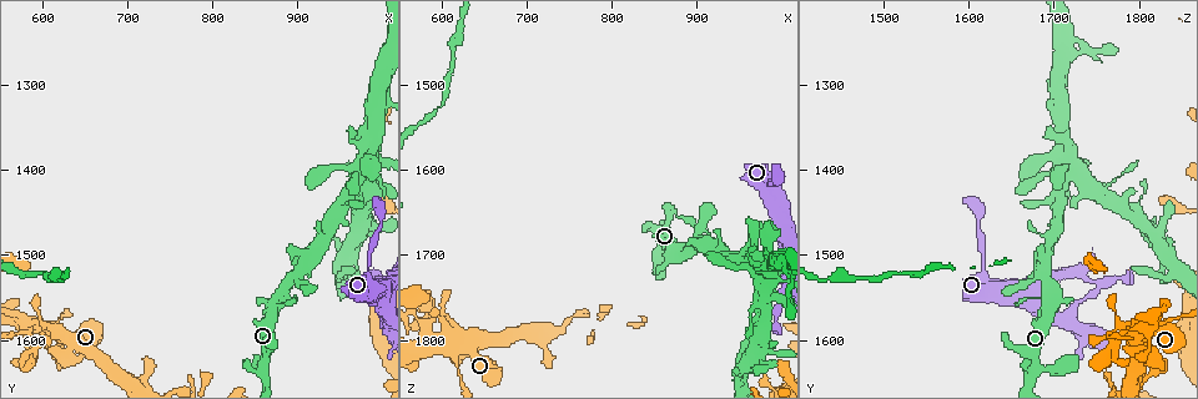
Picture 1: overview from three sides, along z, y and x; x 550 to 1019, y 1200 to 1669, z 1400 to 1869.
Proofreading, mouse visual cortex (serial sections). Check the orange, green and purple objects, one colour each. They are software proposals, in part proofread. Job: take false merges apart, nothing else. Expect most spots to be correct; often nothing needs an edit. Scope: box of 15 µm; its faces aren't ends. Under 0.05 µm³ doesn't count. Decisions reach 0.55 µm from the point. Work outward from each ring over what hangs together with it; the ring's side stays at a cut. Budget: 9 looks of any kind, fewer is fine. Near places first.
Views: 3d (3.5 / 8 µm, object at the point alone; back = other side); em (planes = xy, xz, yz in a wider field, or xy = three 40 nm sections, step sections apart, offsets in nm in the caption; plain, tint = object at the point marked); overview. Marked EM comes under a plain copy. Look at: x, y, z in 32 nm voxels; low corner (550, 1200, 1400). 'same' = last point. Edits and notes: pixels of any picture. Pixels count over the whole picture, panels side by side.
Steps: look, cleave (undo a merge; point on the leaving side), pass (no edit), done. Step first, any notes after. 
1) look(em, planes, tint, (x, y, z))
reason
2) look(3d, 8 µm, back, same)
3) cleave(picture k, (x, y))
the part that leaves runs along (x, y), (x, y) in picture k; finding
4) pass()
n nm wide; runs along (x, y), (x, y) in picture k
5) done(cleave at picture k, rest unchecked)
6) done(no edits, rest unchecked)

look(3d, 3.5 µm, back, (855, 1635, 1675))
sharp bend

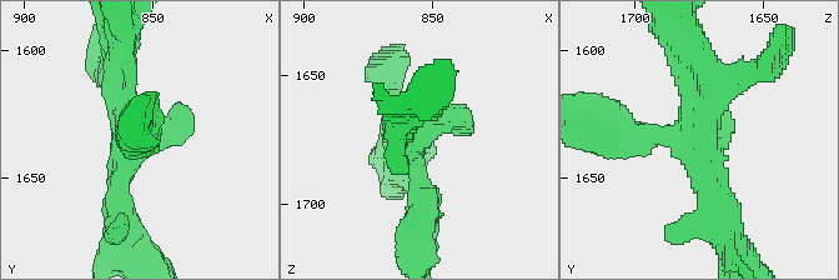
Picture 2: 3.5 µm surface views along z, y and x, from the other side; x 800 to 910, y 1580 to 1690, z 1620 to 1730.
look(em, planes, tint, (856, 1636, 1674))
shape alone is not enough

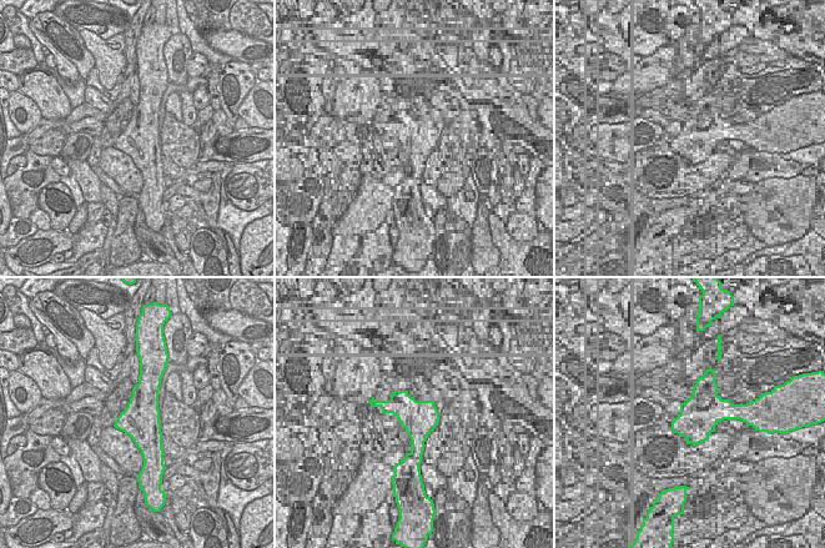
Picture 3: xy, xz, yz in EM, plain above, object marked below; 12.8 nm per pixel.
look(em, xy, step 3, tint, same)
cut it another way

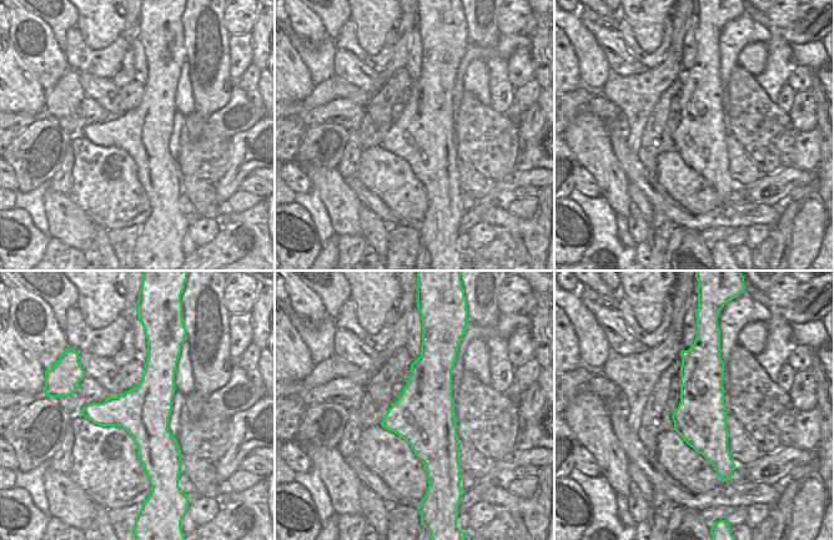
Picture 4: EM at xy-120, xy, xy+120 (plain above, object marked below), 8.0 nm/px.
pass()
runs along (120, 65), (135, 141), (170, 138), (181, 103) in picture 2; all the same cell

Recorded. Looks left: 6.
look(3d, 3.5 µm, (980, 1465, 1805))
a narrow waist

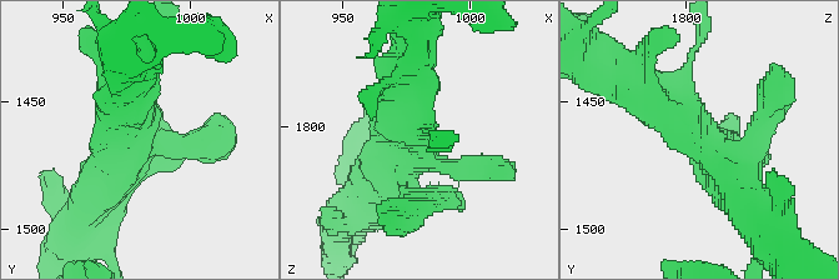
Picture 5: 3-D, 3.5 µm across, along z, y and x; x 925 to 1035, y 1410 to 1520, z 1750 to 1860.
look(em, planes, tint, (980, 1465, 1810))
need the tissue

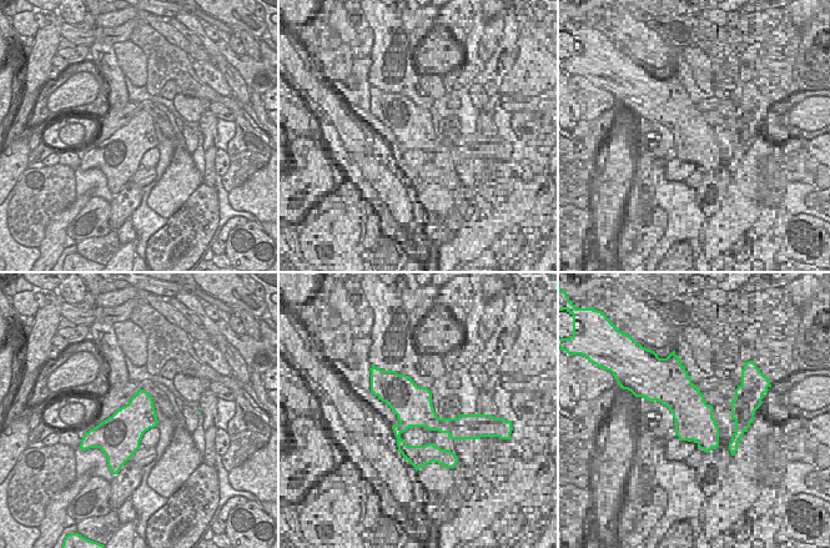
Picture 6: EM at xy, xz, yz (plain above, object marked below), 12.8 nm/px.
pass()
runs along (674, 116), (723, 165), (770, 239) in picture 5; all the same cell

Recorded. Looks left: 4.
look(3d, 3.5 µm, (980, 1505, 1615))
thin neck

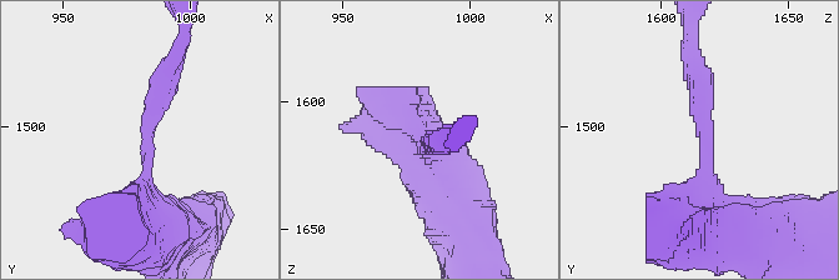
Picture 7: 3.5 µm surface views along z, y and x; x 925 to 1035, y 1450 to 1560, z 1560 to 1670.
look(em, xy, step 3, tint, (982, 1509, 1618))
need the tissue

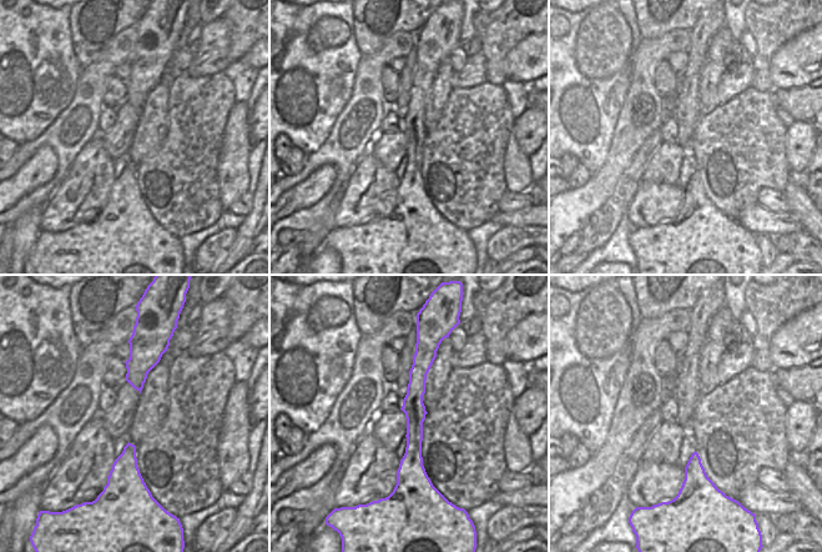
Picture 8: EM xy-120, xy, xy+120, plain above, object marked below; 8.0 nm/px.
pass()
arms of 300, 400 nm; runs along (419, 350), (413, 457), (399, 480) in picture 8; continuous, no second cell

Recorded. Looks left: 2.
look(3d, 3.5 µm, (995, 1550, 1660))
sudden change in width

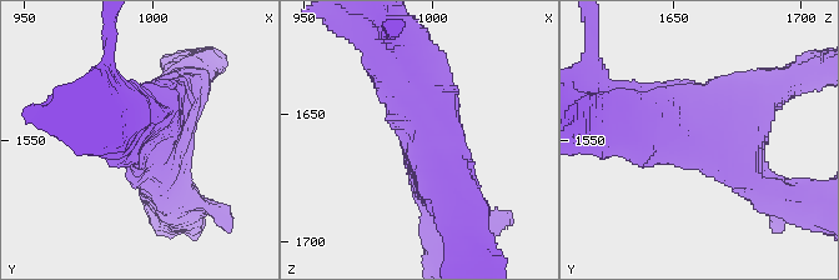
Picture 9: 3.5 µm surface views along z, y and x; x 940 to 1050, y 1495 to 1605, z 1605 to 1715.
look(em, xy, step 3, tint, same)
3 arms; arms of 450, 600, 700 nm

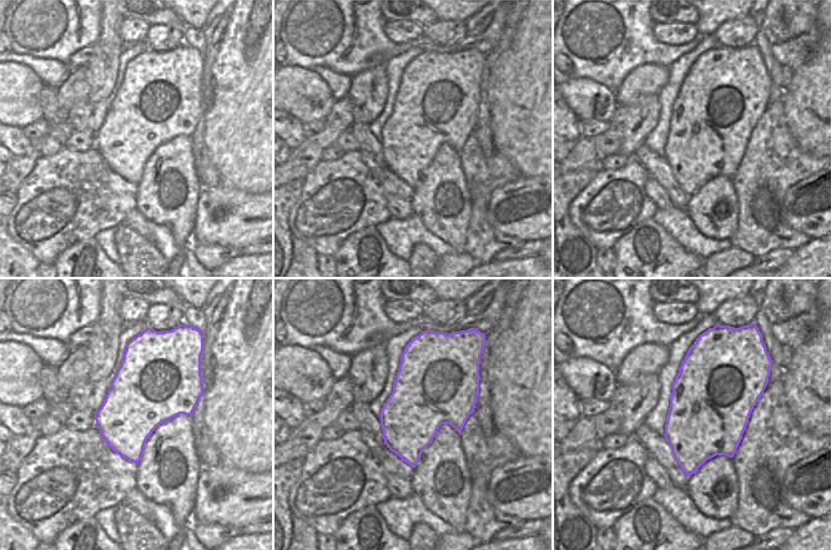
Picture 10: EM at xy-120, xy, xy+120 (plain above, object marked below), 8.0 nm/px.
pass()
runs along (656, 118), (681, 109), (701, 171) in picture 9; one cell here

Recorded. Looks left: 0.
done(no edits, rest unchecked)

